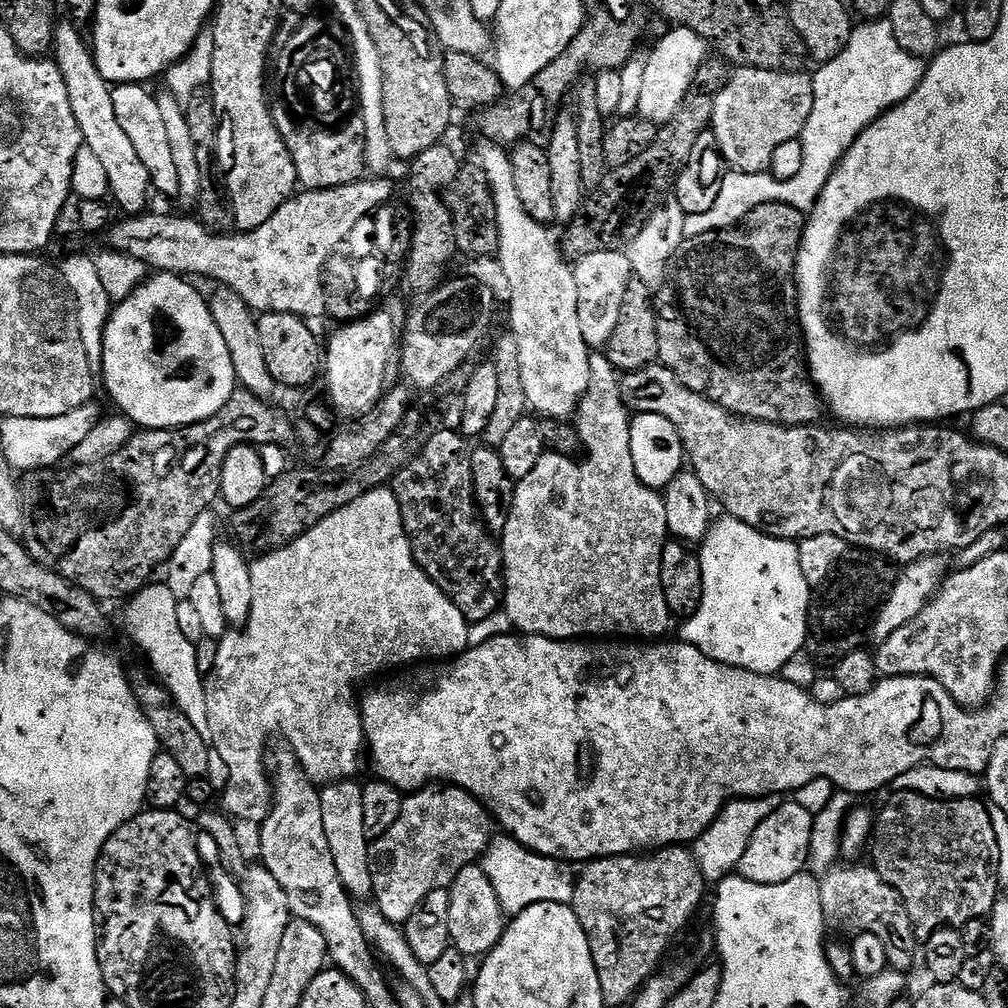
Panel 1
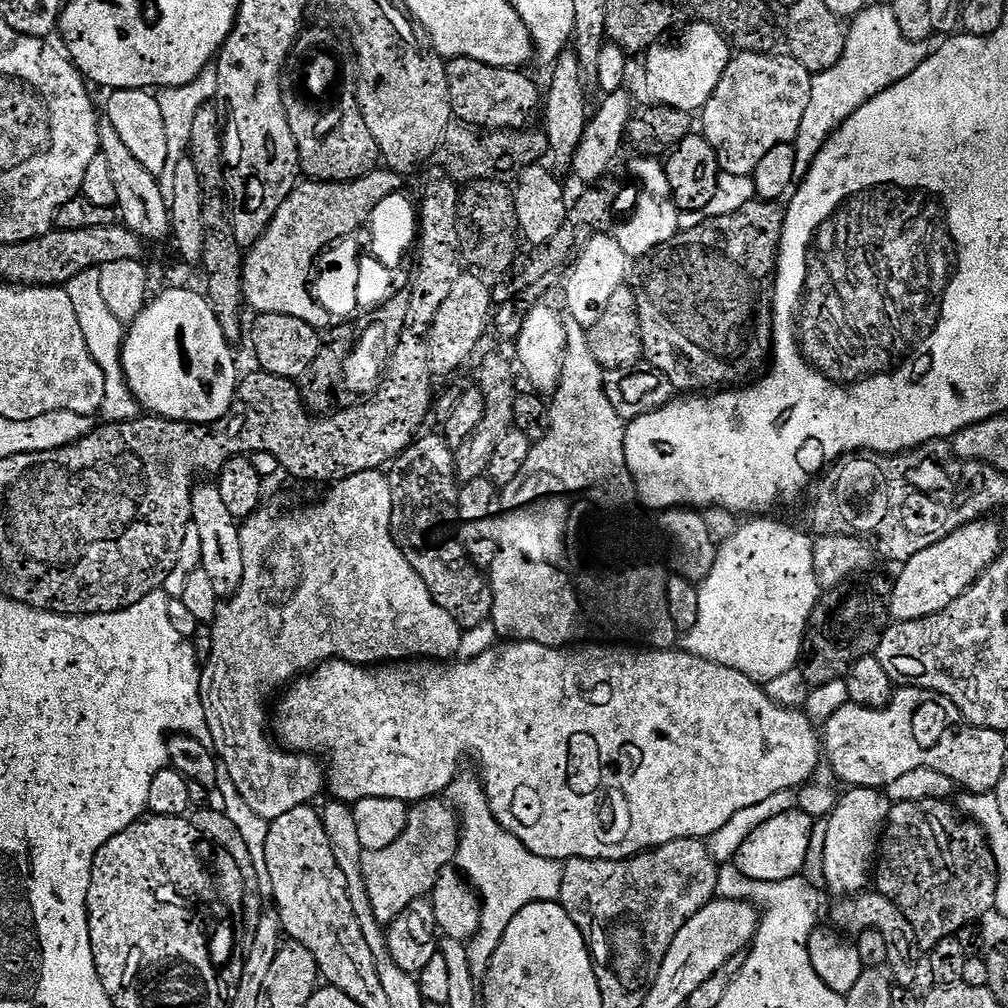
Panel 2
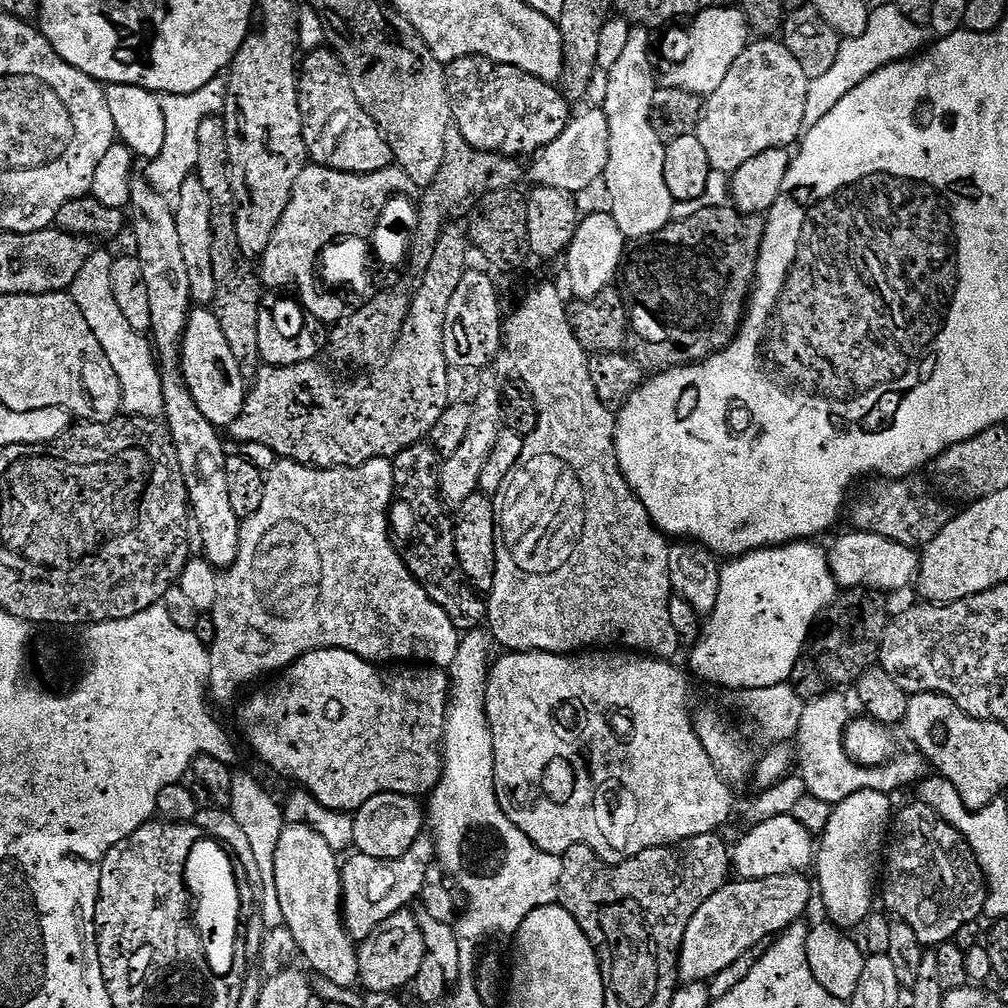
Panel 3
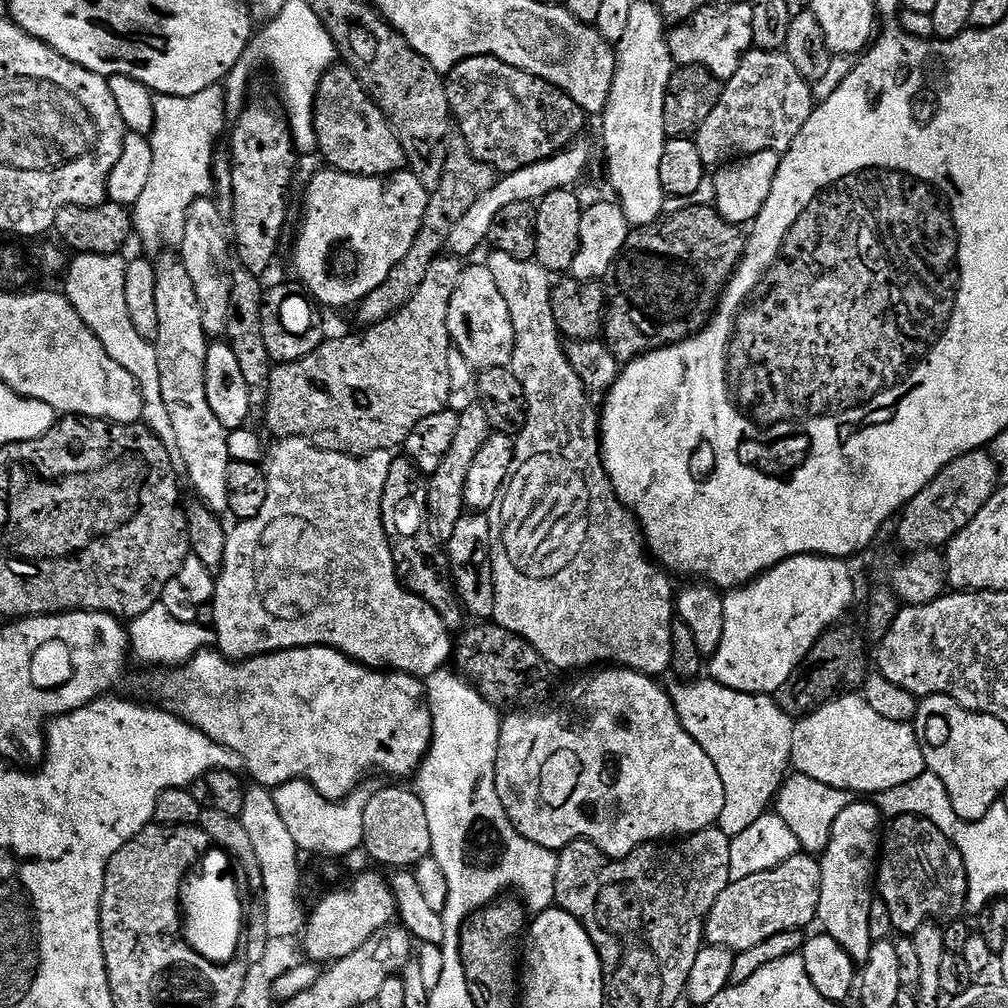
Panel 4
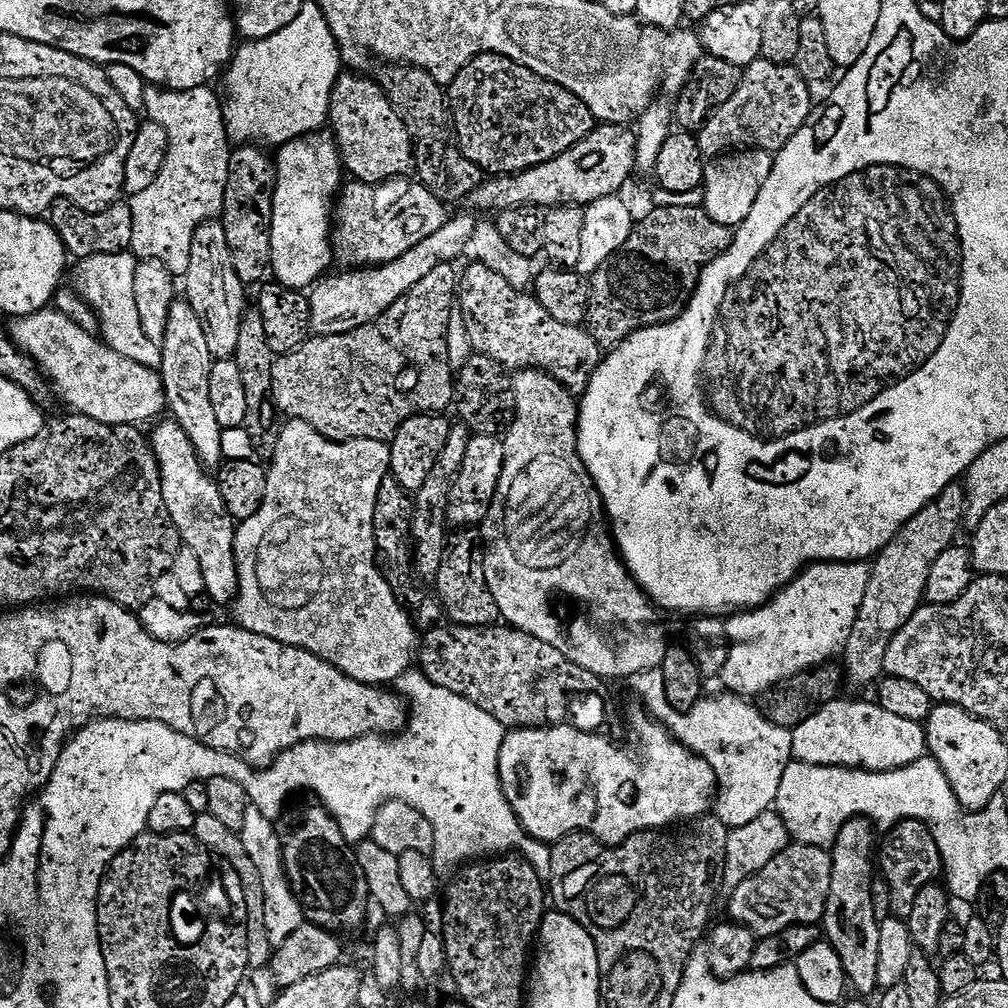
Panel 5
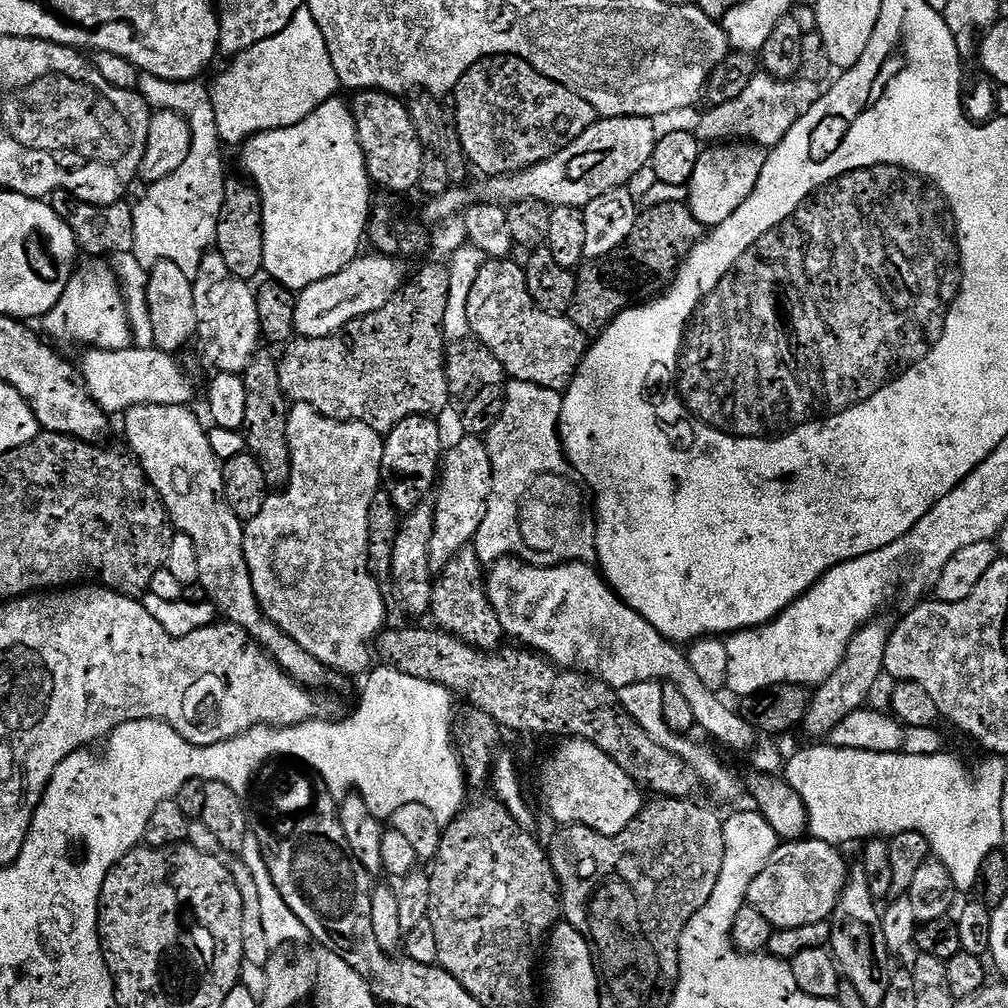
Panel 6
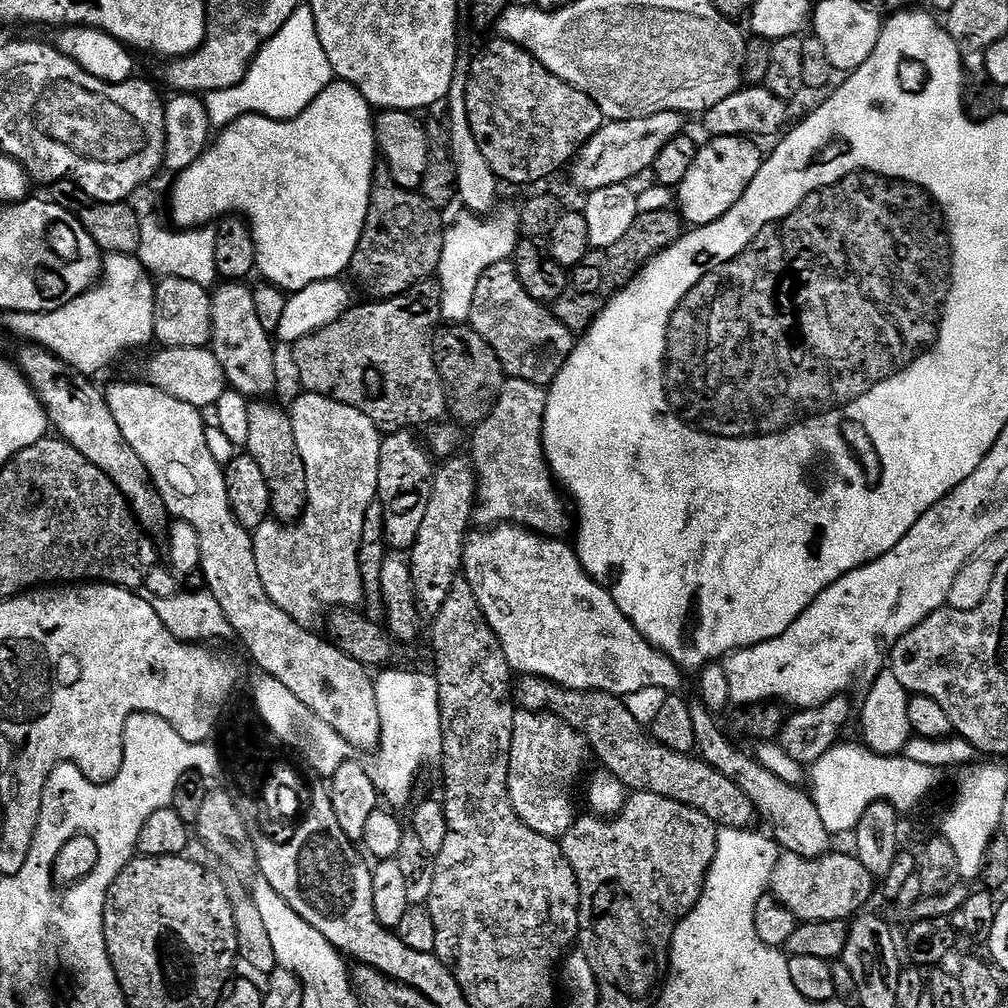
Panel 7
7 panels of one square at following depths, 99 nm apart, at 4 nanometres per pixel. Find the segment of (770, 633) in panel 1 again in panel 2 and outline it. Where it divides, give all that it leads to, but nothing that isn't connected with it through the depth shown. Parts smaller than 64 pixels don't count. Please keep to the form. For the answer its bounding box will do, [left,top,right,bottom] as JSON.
[686,518,822,710]

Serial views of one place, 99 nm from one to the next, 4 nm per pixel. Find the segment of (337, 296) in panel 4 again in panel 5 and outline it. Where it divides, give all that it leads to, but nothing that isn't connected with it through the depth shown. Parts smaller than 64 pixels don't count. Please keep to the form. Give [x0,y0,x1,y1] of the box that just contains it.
[333,180,449,267]

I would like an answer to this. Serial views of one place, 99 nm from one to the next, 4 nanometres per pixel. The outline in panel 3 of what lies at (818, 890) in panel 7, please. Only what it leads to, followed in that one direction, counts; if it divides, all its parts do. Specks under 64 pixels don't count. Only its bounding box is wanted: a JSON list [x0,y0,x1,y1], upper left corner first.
[678,873,814,985]

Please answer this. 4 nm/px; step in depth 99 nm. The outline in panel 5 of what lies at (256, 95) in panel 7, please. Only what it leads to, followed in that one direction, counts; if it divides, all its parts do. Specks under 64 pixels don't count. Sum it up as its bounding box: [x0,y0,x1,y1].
[222,2,342,146]

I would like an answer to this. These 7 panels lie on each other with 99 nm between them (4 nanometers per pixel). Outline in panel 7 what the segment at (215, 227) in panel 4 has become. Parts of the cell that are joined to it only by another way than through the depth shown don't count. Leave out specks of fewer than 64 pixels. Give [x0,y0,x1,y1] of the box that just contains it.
[210,282,276,398]

